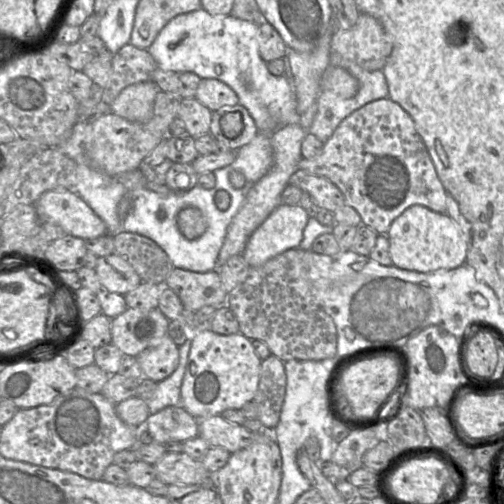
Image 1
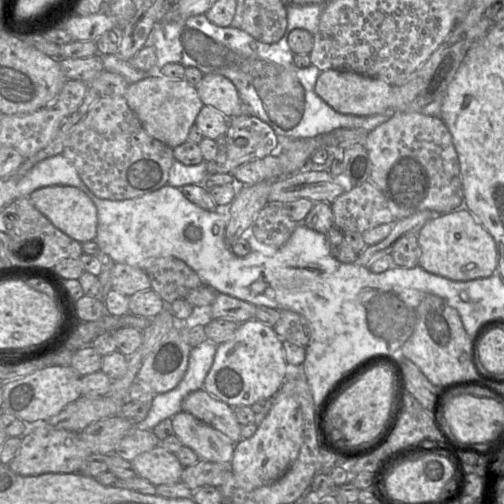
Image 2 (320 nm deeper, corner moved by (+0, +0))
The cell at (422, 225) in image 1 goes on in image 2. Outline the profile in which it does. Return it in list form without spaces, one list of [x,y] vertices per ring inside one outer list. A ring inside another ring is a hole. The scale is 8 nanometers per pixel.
[[[465,207],[433,217],[418,232],[417,239],[421,248],[418,265],[427,272],[453,281],[487,278],[496,273],[498,265],[496,242]]]

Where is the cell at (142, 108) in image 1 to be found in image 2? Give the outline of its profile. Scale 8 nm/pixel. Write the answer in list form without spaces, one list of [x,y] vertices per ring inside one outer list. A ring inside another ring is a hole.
[[[161,74],[129,84],[123,97],[147,134],[172,149],[188,141],[189,130],[204,106],[196,86],[191,85],[186,79],[170,79]]]

